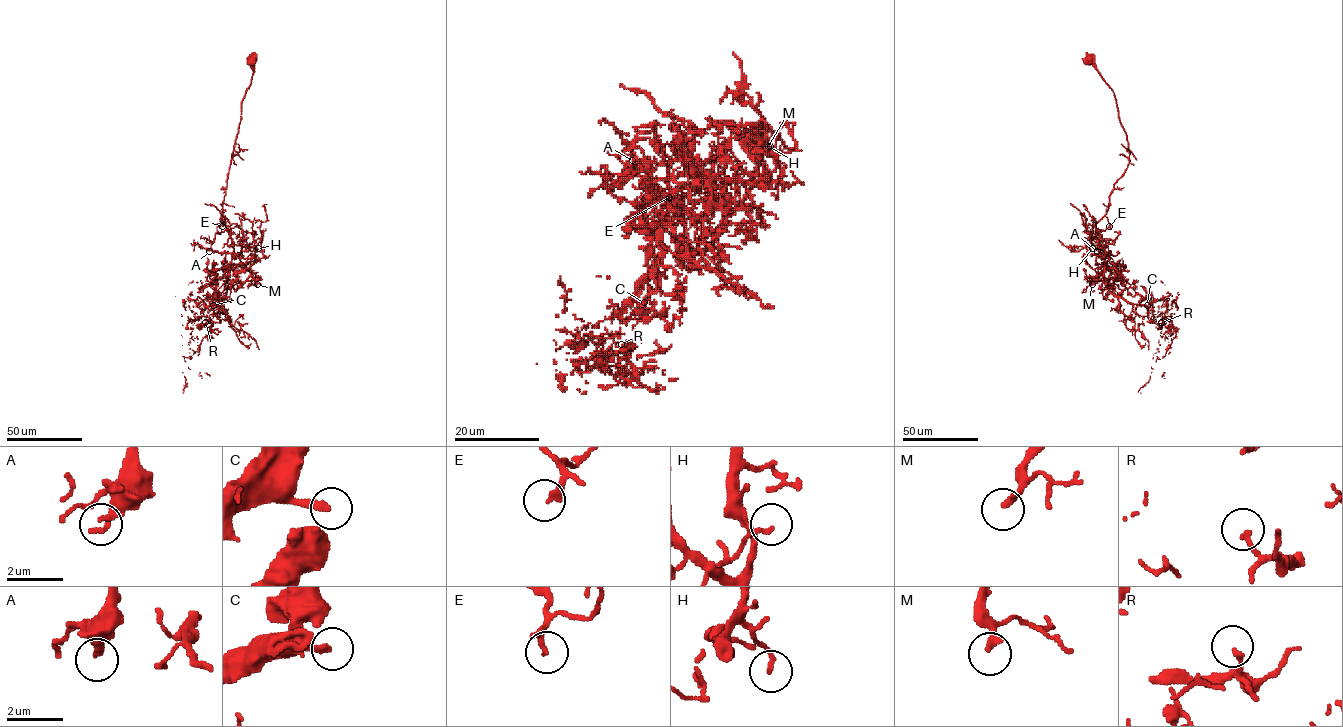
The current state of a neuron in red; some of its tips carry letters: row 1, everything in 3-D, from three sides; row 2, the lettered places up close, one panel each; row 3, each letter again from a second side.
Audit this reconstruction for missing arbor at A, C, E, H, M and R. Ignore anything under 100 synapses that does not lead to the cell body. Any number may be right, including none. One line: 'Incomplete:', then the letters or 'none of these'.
Incomplete: C

